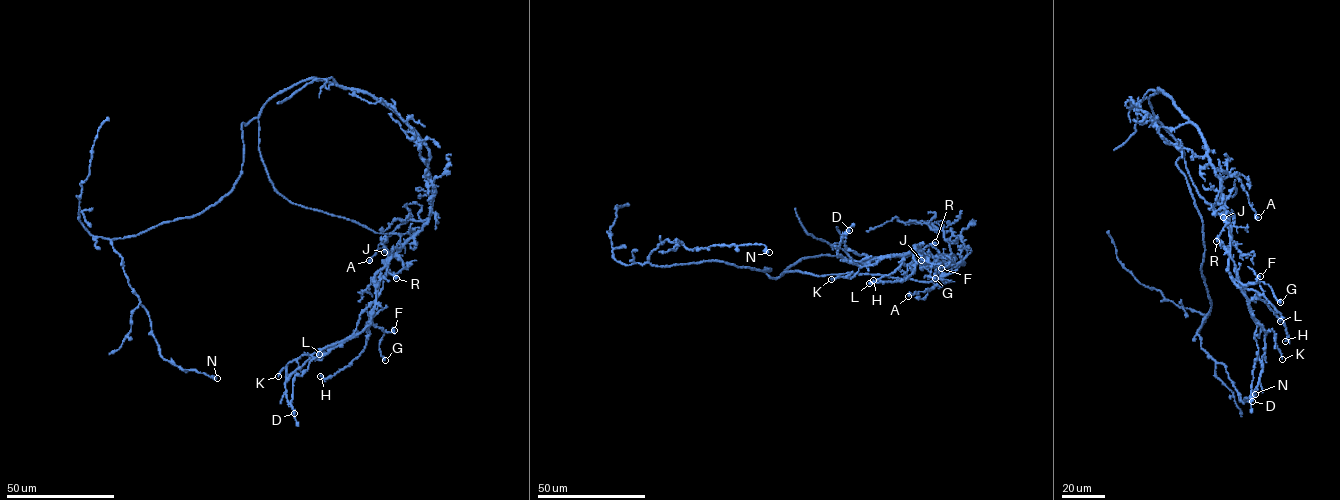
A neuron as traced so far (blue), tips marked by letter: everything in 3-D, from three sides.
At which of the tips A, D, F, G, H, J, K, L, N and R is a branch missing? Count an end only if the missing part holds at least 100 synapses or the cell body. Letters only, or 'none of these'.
none of these

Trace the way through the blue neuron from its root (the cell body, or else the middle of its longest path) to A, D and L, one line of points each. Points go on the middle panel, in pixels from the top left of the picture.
A: (784, 273), (878, 274), (931, 282), (937, 276), (930, 262), (955, 266), (961, 262), (932, 288), (908, 296)
D: (784, 273), (937, 278), (933, 263), (921, 251), (865, 266), (847, 261), (837, 254), (849, 230)
L: (784, 273), (878, 274), (931, 282), (936, 271), (933, 263), (915, 261), (916, 244), (894, 271), (869, 283)

